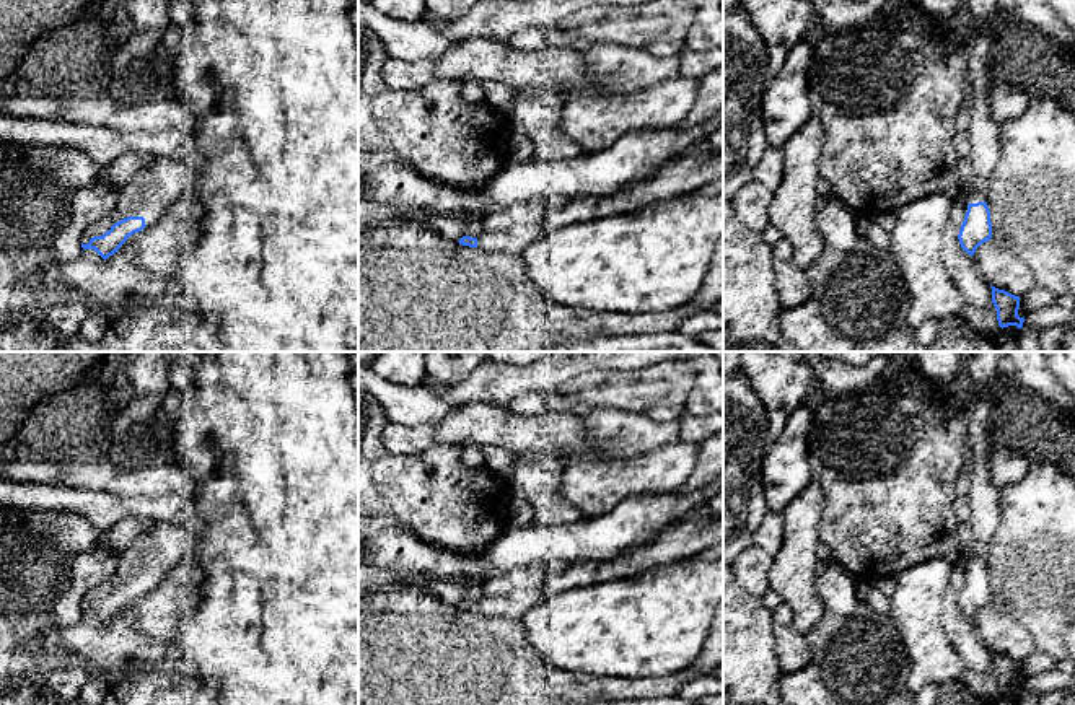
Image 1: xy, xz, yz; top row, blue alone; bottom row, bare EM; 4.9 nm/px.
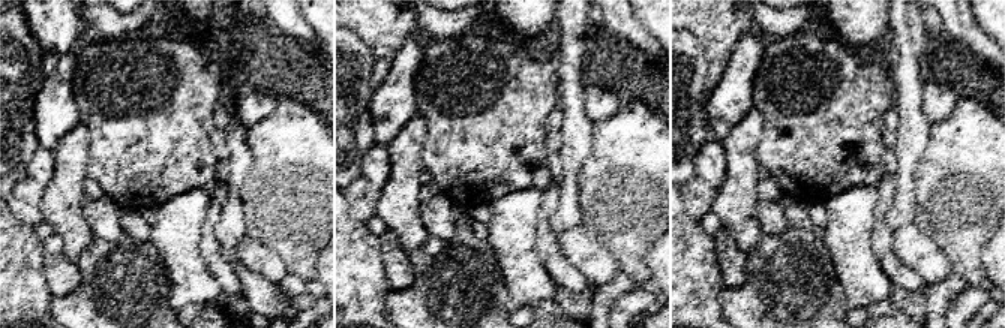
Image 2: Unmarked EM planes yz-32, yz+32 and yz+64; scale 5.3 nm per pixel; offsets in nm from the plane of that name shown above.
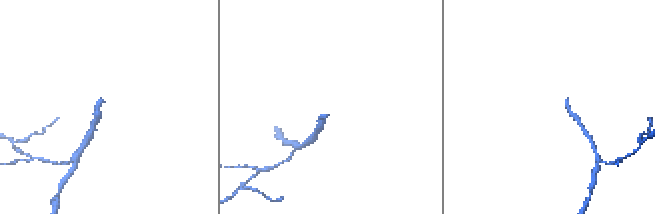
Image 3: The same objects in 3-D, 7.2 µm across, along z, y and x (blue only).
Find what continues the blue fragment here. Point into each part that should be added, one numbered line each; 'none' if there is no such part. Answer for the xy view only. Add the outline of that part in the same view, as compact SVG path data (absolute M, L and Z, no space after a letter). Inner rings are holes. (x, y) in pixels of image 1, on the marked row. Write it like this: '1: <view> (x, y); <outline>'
1: xy (168, 175); M155 156L153 164L142 169L150 171L151 181L135 217L143 217L145 225L151 226L165 215L168 205L186 192L187 169L181 160L173 156Z

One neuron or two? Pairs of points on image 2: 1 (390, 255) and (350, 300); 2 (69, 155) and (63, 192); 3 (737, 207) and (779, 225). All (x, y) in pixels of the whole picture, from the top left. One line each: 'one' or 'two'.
1: two
2: one
3: two

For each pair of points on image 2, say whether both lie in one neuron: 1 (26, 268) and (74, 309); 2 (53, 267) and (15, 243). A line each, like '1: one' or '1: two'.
1: two
2: two

